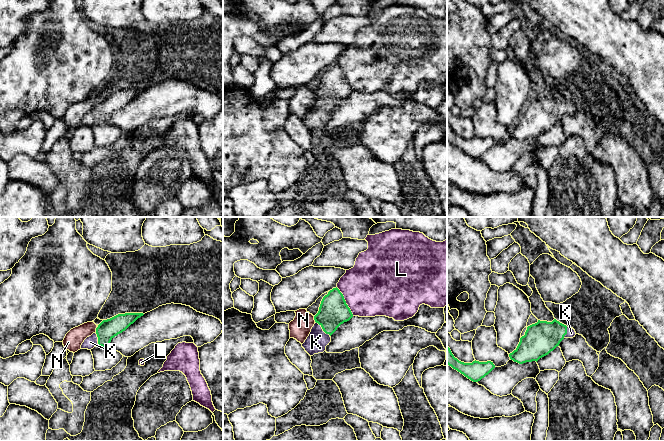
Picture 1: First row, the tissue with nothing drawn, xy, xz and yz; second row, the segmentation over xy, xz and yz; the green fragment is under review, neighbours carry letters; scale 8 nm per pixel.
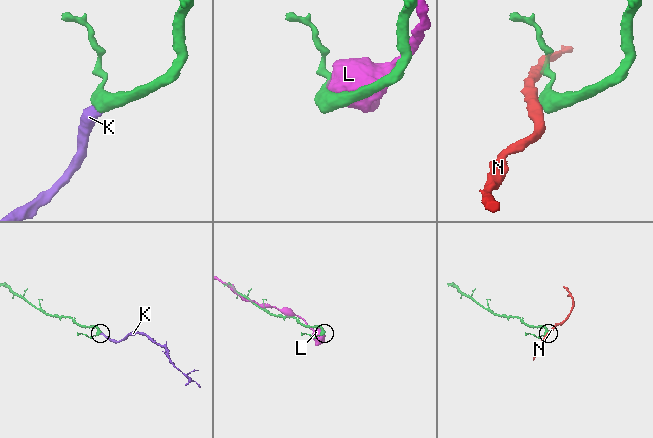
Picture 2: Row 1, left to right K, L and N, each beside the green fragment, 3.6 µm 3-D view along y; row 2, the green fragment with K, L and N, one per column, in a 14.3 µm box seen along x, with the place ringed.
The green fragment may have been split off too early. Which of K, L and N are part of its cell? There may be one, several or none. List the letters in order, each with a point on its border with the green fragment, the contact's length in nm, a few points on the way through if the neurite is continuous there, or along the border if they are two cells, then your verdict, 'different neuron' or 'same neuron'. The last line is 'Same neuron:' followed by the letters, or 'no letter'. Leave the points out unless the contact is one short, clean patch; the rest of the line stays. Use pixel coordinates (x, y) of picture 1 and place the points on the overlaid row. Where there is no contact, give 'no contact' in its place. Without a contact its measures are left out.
K: meets green in xz at (322, 328); contact 170 nm long; runs through xz (333, 311), (322, 328), (316, 342); same neuron
L: meets green in xz at (345, 301); contact 280 nm long; different neuron
N: meets green in xz at (314, 319); contact 50 nm long; border along xz (313, 316), (315, 321); different neuron
Same neuron: K

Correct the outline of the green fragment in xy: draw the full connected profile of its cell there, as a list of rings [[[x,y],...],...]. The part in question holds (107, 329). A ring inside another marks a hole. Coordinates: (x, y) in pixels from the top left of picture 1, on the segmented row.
[[[125,313],[103,320],[96,328],[96,332],[84,340],[81,349],[91,350],[96,346],[109,348],[111,340],[115,336],[125,331],[143,315],[143,313]]]

